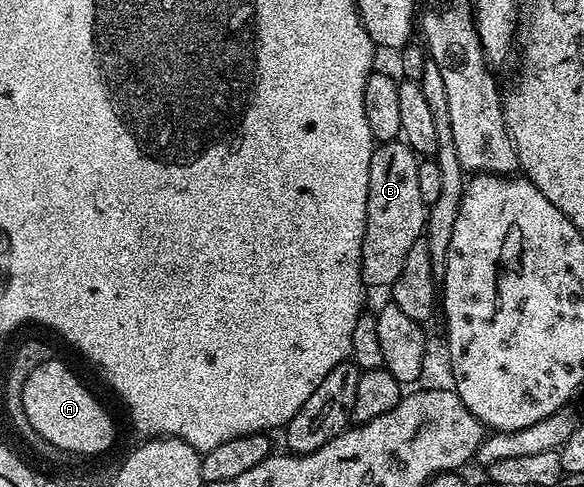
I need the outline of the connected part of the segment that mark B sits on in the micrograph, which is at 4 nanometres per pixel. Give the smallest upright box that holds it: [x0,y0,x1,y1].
[362,140,428,287]

